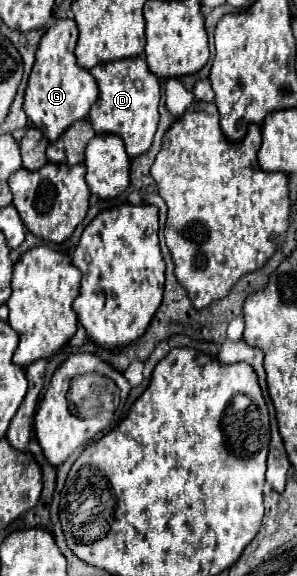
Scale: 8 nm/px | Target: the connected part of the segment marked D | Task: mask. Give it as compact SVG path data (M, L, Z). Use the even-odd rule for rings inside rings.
M140 56L98 64L90 72L98 82L98 100L92 104L88 114L90 124L96 128L96 134L110 132L122 136L130 158L144 154L152 144L158 126L158 102L160 102L158 78L150 74L146 60Z

